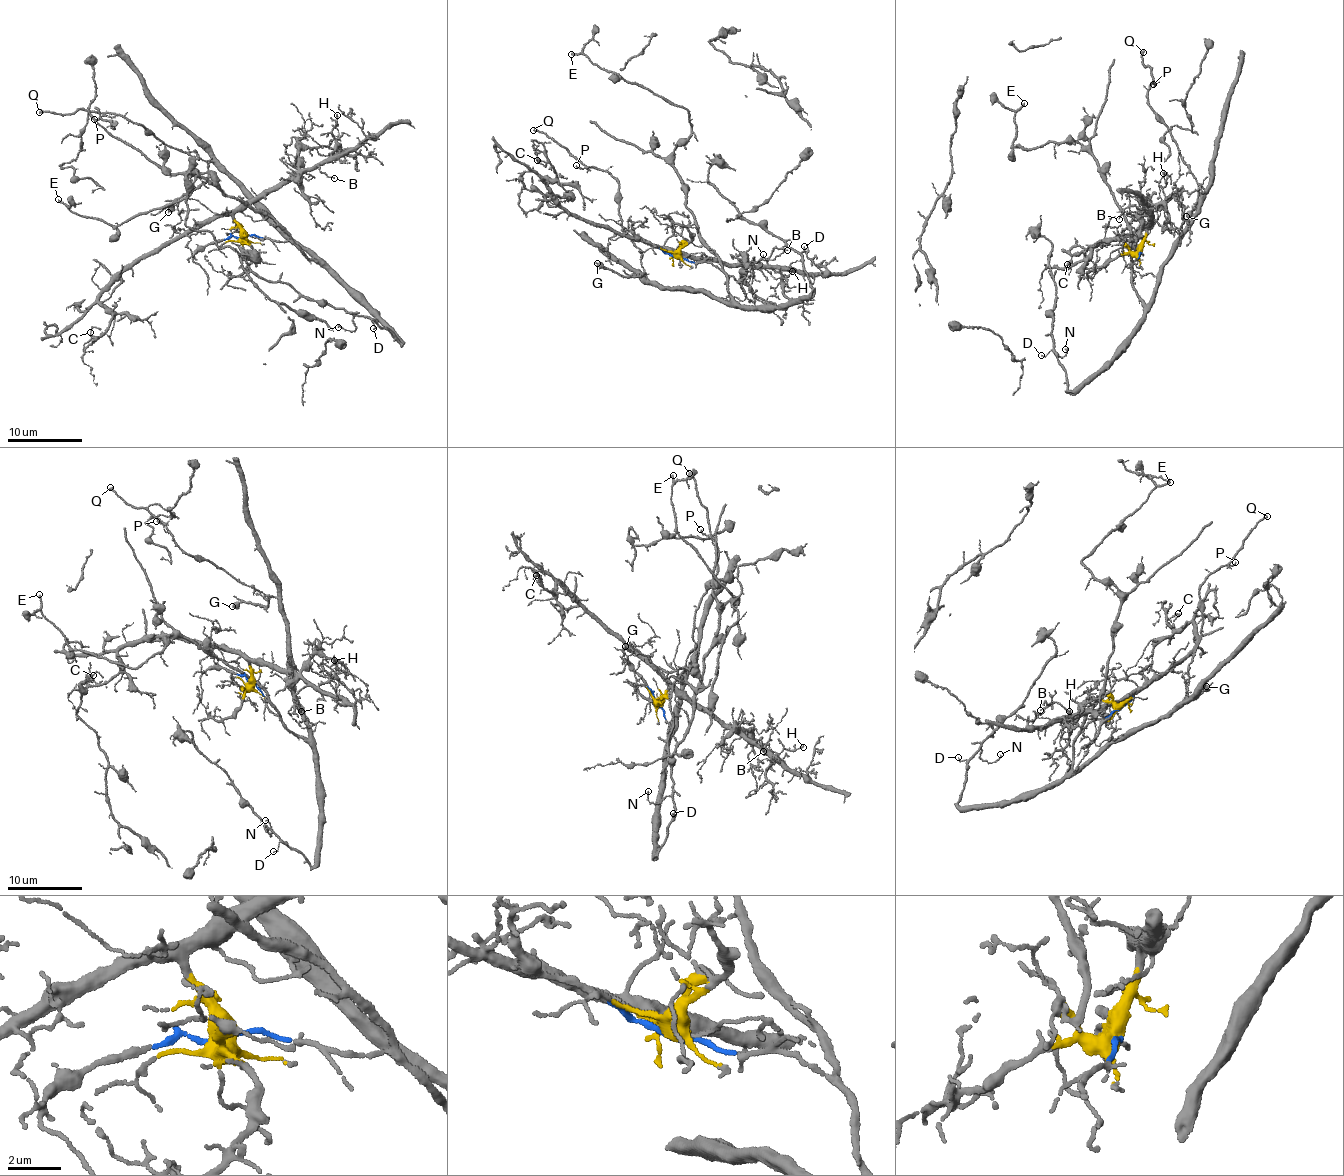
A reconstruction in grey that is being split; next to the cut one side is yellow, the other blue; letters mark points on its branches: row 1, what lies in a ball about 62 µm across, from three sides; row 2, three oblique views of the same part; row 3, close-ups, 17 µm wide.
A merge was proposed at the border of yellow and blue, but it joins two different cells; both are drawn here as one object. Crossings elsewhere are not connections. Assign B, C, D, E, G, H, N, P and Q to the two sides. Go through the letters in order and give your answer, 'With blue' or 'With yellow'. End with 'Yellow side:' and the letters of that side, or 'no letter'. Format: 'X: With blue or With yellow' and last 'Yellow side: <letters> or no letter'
B: With yellow
C: With yellow
D: With blue
E: With blue
G: With blue
H: With yellow
N: With blue
P: With blue
Q: With blue
Yellow side: B, C, H

